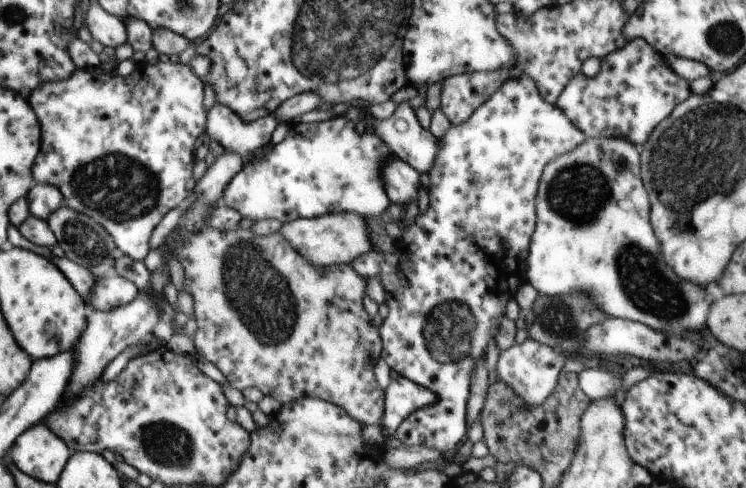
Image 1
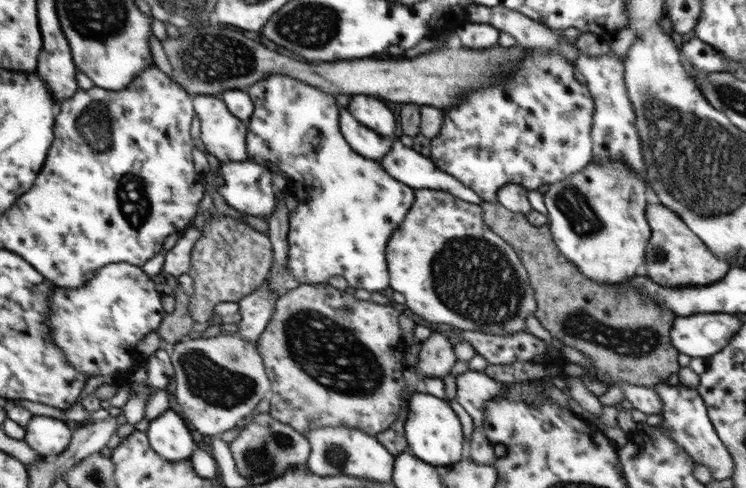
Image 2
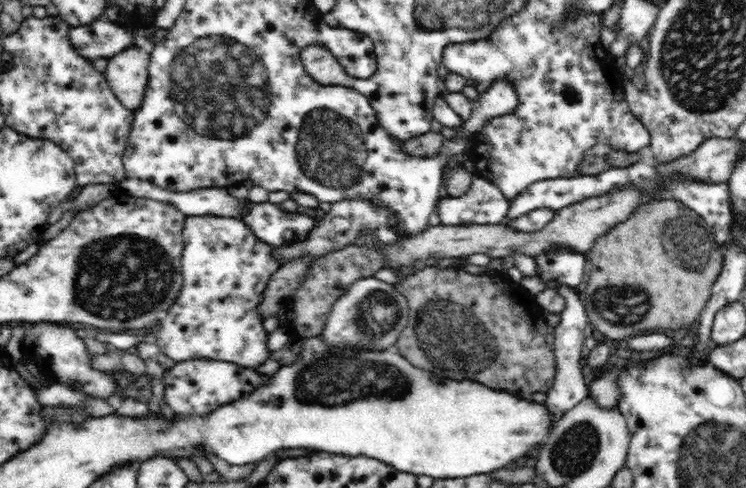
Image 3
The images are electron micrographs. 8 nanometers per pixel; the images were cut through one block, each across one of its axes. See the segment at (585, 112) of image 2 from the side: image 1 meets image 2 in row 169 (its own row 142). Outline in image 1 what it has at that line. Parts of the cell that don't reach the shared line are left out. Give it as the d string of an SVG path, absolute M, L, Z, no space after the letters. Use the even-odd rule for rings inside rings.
M522 75L506 80L482 106L474 111L474 114L466 122L451 126L446 134L440 137L440 146L442 148L438 150L436 160L434 160L434 164L432 164L432 168L428 173L430 178L430 201L426 213L420 213L420 216L416 216L414 224L404 222L406 226L402 231L402 236L394 241L394 250L392 252L382 252L374 249L372 252L368 252L366 256L358 256L354 262L350 263L351 267L362 278L378 278L384 286L384 303L388 305L389 314L379 328L382 340L382 360L385 360L386 364L396 371L399 377L407 378L414 384L419 384L431 390L435 396L433 404L428 404L419 408L416 412L412 412L398 427L395 437L403 445L420 446L423 444L428 448L434 448L434 450L446 454L446 452L452 452L454 448L460 446L466 438L470 427L466 422L466 404L468 404L468 396L470 396L470 383L474 366L482 356L485 356L487 346L490 344L500 320L504 317L506 304L509 300L515 298L520 287L527 282L528 246L530 246L530 238L534 228L536 228L536 194L538 194L538 184L540 184L542 172L550 160L554 160L556 156L566 154L566 152L572 152L586 138L587 136L582 134L566 118L566 114L562 112L561 108L558 108L555 104L550 104L541 96L536 82L530 76Z

